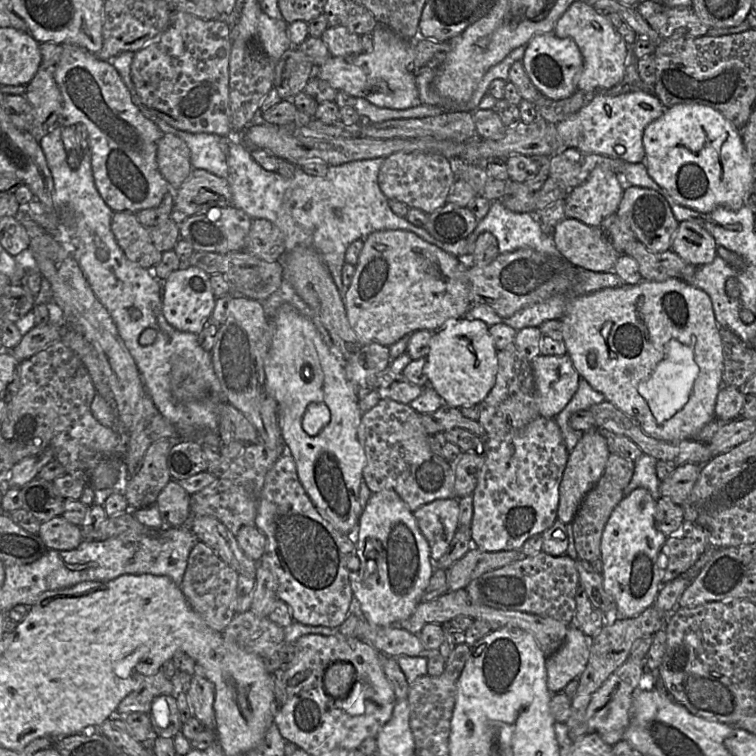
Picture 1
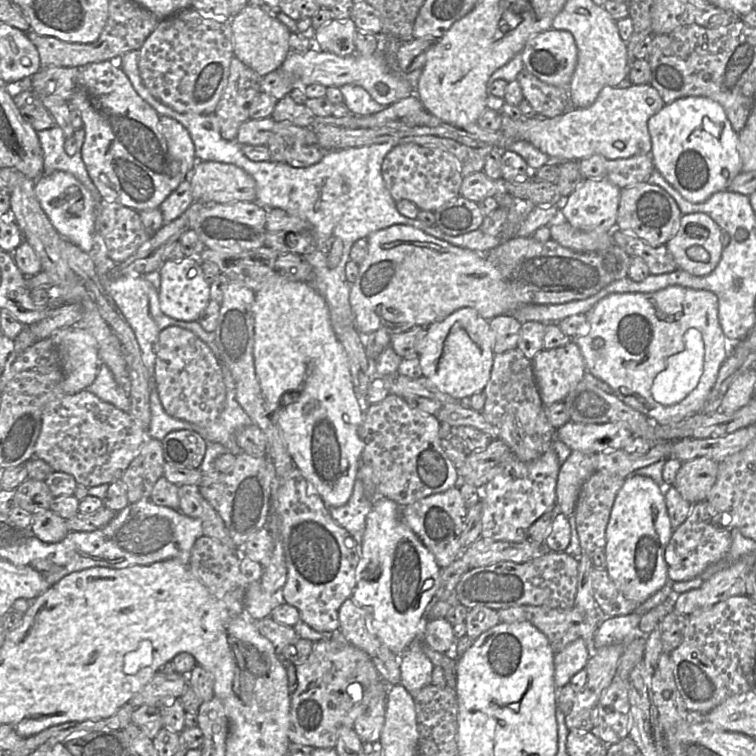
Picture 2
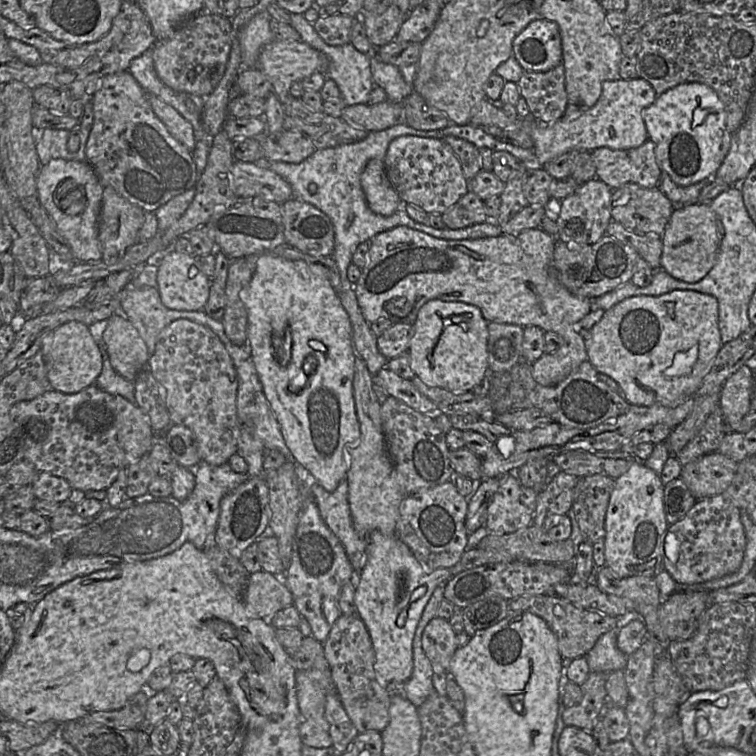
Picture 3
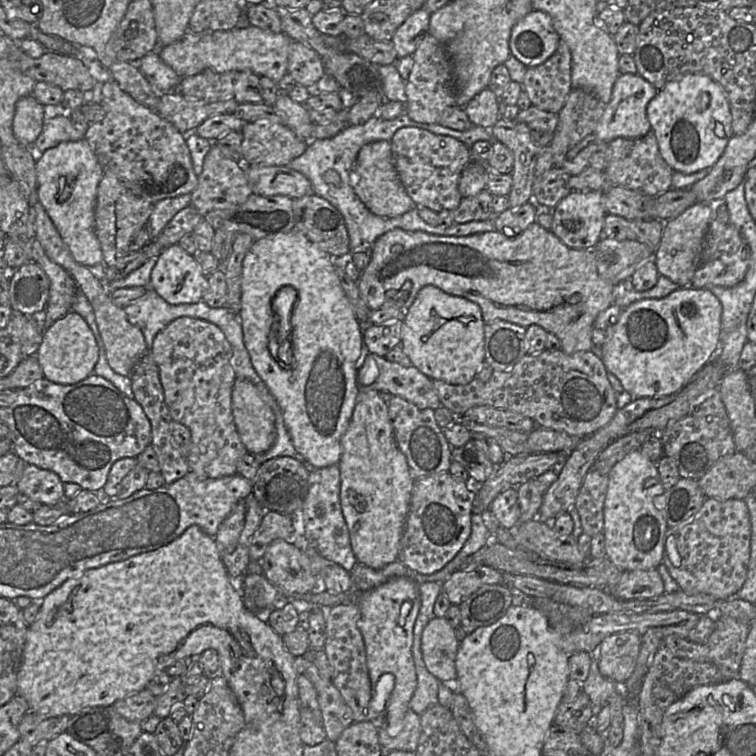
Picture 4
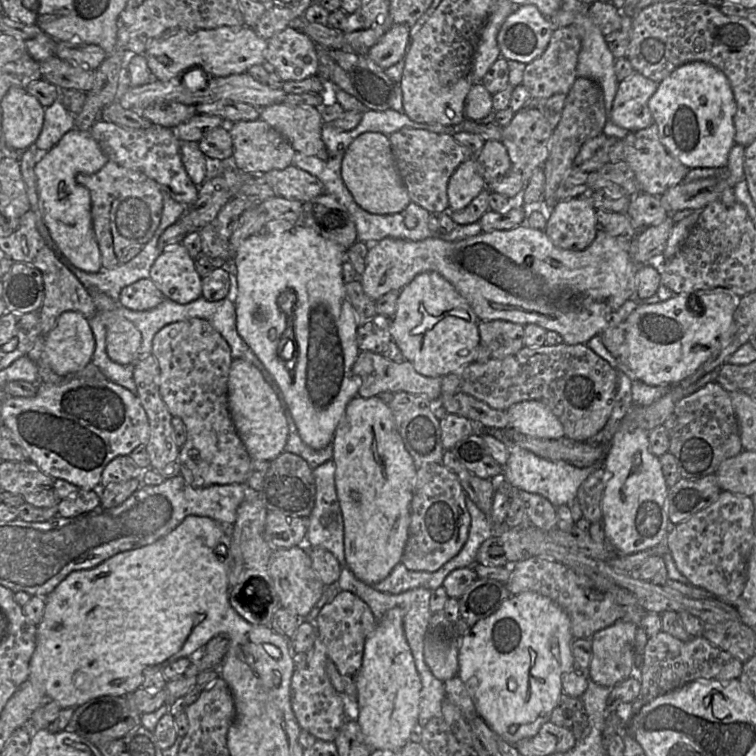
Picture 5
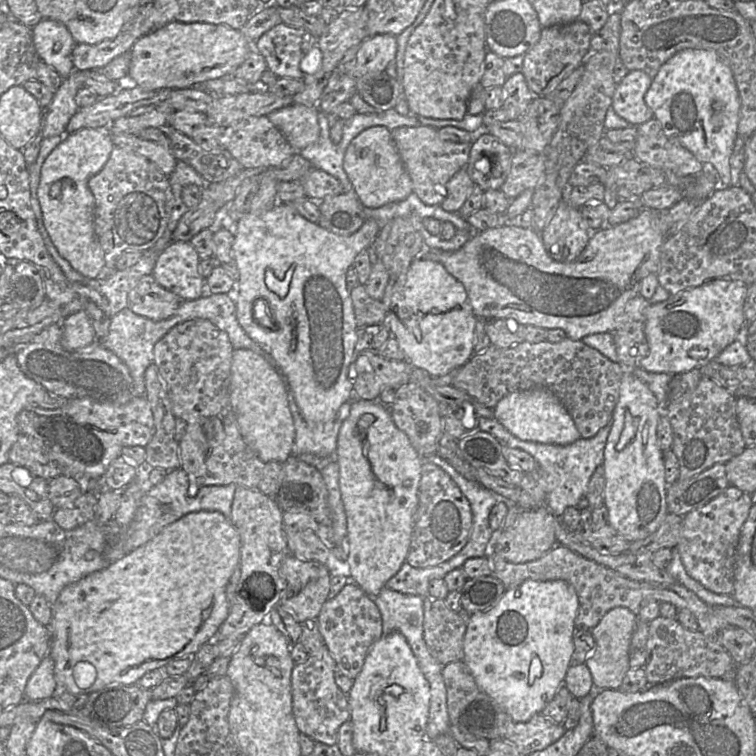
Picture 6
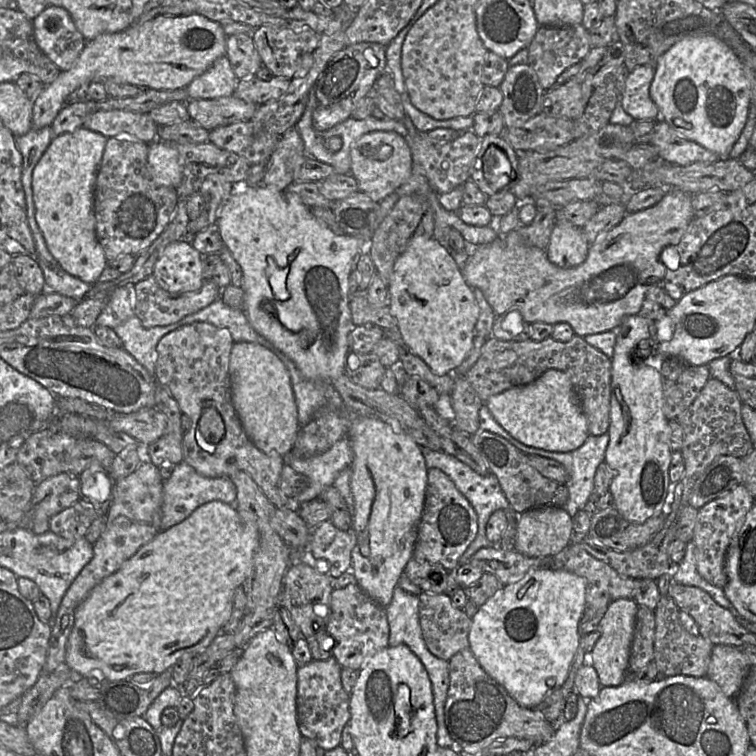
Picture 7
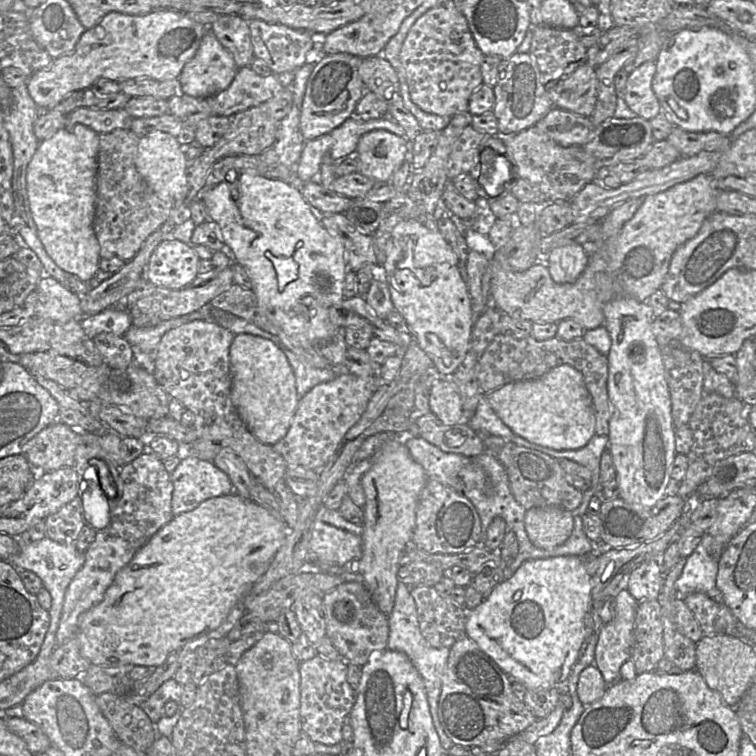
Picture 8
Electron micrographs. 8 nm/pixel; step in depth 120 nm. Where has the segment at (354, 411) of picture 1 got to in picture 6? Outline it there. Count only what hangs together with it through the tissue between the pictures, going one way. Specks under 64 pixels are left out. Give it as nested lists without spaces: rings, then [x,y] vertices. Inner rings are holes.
[[[277,202],[262,214],[245,213],[233,226],[232,245],[239,279],[236,285],[236,317],[245,333],[268,353],[274,367],[293,392],[295,402],[307,422],[326,423],[344,413],[354,399],[354,373],[351,362],[356,355],[357,325],[354,307],[347,288],[346,272],[355,257],[364,249],[373,247],[380,233],[380,226],[373,218],[367,218],[362,227],[349,236],[340,236],[302,217],[291,205]],[[294,266],[285,296],[279,296],[265,284],[265,270],[271,269],[278,279],[283,279],[287,270]],[[258,299],[267,303],[268,323],[261,324],[253,317],[253,307]]]

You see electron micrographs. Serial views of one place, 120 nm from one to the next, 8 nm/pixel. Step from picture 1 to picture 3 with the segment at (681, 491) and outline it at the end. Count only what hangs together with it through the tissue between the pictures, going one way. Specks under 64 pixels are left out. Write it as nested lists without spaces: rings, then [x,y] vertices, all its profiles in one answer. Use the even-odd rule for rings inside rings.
[[[712,452],[682,465],[679,478],[696,500],[723,493],[731,484],[738,462]]]

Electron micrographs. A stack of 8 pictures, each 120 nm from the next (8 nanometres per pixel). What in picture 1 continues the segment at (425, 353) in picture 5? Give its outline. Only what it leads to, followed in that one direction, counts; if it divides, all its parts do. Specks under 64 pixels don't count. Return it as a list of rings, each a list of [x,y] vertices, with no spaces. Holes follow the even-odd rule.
[[[464,317],[448,321],[429,341],[425,374],[444,404],[455,408],[478,406],[493,388],[497,373],[497,349],[482,320]]]

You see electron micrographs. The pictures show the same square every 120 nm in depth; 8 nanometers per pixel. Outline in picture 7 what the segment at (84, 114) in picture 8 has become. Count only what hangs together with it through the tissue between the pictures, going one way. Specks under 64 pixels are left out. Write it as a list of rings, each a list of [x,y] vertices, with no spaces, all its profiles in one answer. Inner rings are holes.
[[[126,110],[93,111],[85,118],[82,127],[106,138],[135,137],[148,145],[157,140],[158,125],[148,113]]]

